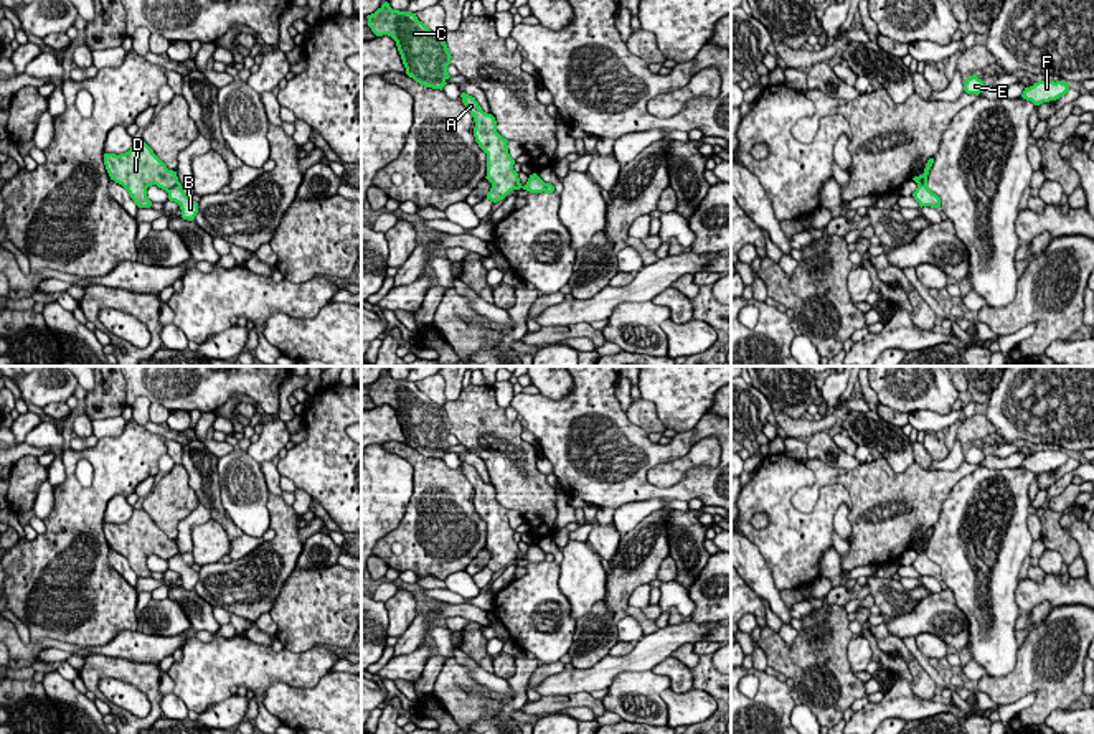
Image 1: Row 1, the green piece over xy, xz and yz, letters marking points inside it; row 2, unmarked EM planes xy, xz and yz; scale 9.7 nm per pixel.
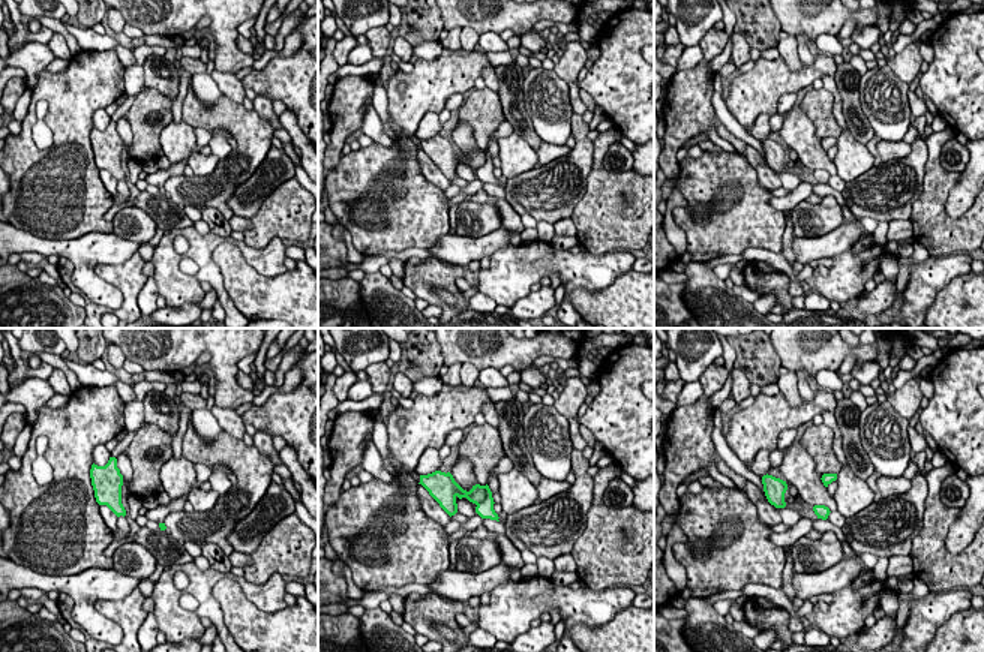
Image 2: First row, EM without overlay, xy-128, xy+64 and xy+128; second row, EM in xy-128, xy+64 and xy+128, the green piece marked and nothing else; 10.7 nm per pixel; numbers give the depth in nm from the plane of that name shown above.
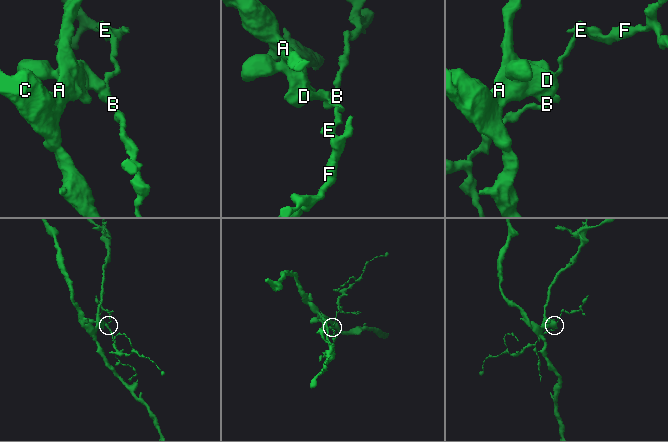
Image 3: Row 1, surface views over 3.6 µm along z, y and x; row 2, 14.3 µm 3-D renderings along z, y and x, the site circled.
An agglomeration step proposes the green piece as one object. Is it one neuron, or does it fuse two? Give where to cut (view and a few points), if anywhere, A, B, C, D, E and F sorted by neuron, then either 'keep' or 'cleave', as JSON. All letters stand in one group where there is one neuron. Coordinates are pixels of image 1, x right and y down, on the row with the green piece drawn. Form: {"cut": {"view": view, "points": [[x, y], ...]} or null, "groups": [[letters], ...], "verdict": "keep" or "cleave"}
{"cut": {"view": "xy", "points": [[179, 182], [167, 192]]}, "groups": [["A", "C", "D"], ["B", "E", "F"]], "verdict": "cleave"}

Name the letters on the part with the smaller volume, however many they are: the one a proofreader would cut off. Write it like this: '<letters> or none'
B, E, F

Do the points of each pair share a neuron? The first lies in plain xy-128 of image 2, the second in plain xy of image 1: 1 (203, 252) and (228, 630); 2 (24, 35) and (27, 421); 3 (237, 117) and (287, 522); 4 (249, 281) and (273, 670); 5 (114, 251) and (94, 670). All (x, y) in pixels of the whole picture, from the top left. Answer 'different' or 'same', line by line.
1: different
2: same
3: same
4: different
5: different

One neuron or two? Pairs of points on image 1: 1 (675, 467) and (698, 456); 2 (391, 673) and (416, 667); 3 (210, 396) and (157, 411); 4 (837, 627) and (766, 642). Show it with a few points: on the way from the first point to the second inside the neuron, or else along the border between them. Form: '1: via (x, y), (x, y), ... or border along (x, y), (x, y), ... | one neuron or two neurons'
1: via (680, 465), (693, 459) | one neuron
2: via (398, 668), (410, 667) | one neuron
3: border along (152, 401), (170, 411) | two neurons
4: via (819, 645), (812, 652), (784, 652) | one neuron

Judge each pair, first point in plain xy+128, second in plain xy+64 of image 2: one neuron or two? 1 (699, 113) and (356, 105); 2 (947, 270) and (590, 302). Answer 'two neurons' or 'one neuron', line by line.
1: one neuron
2: two neurons

